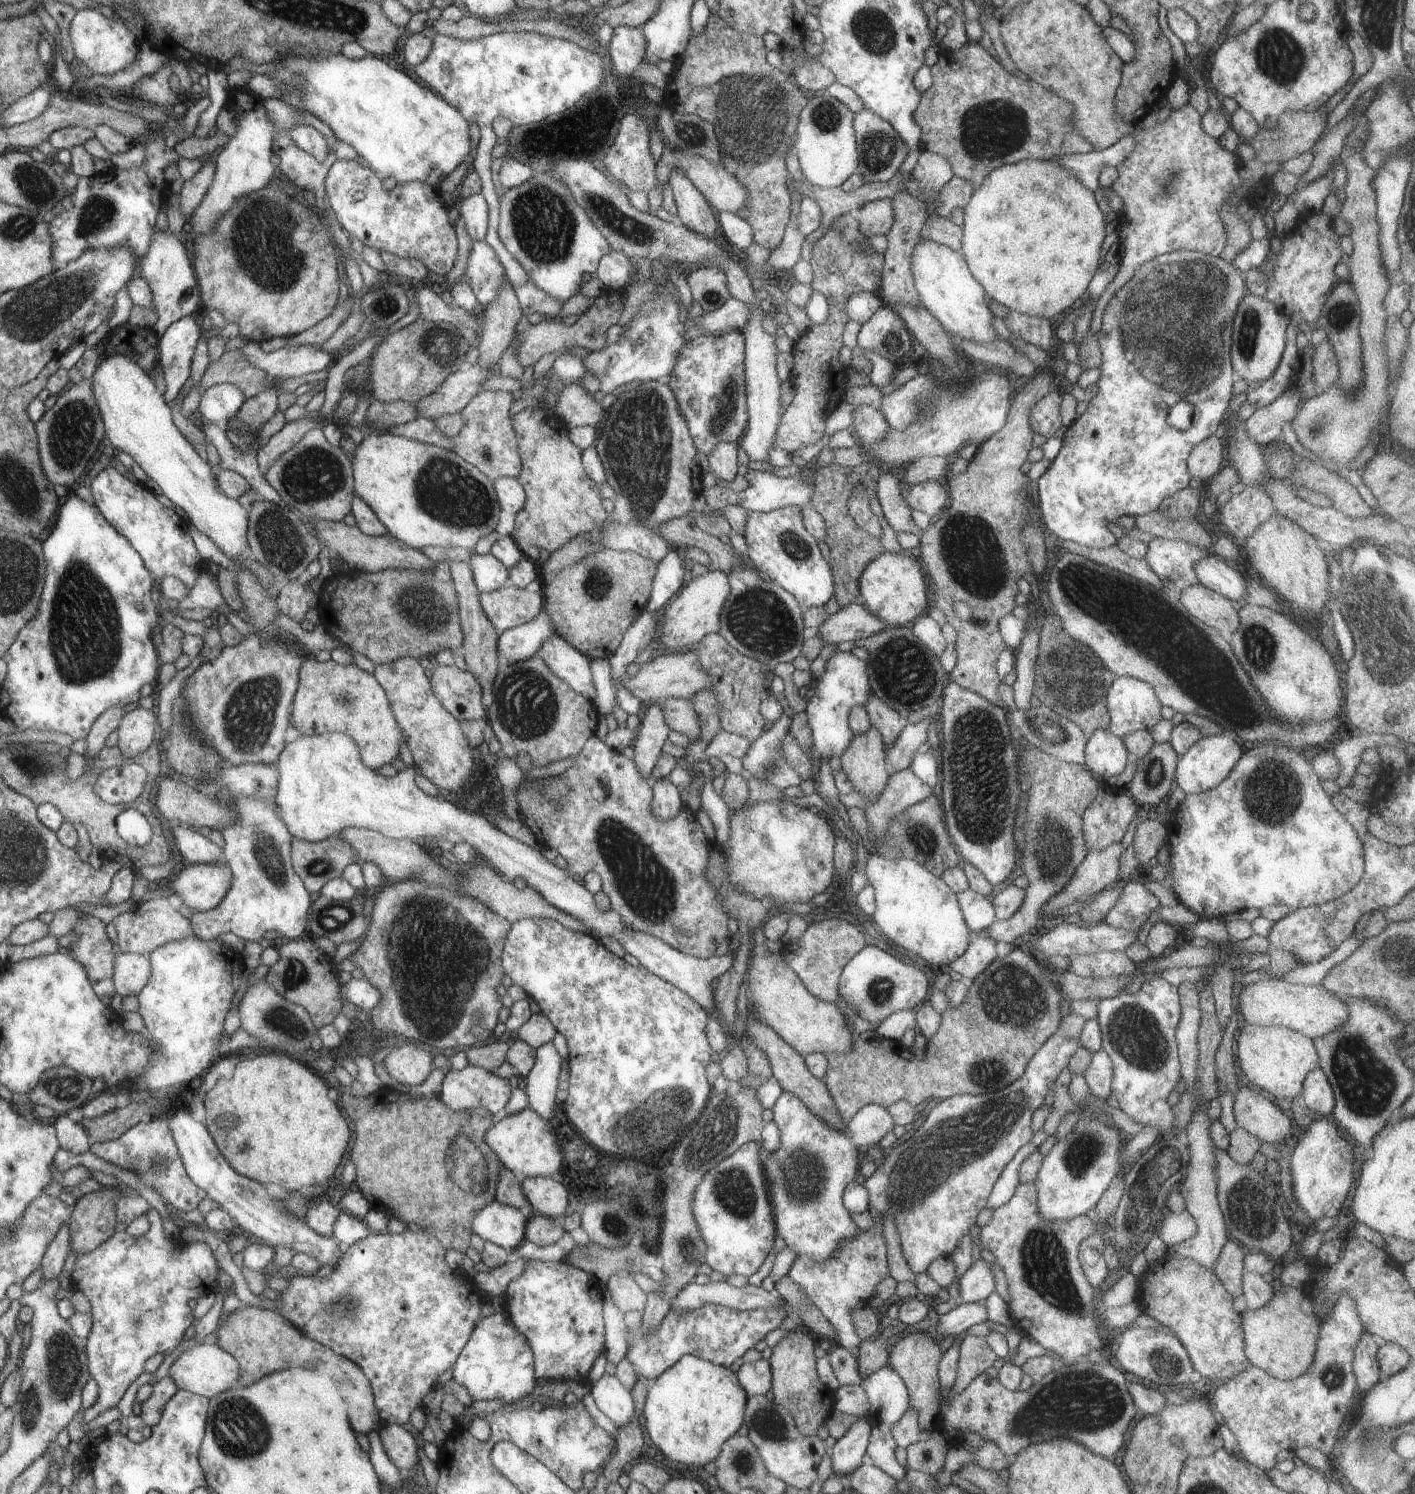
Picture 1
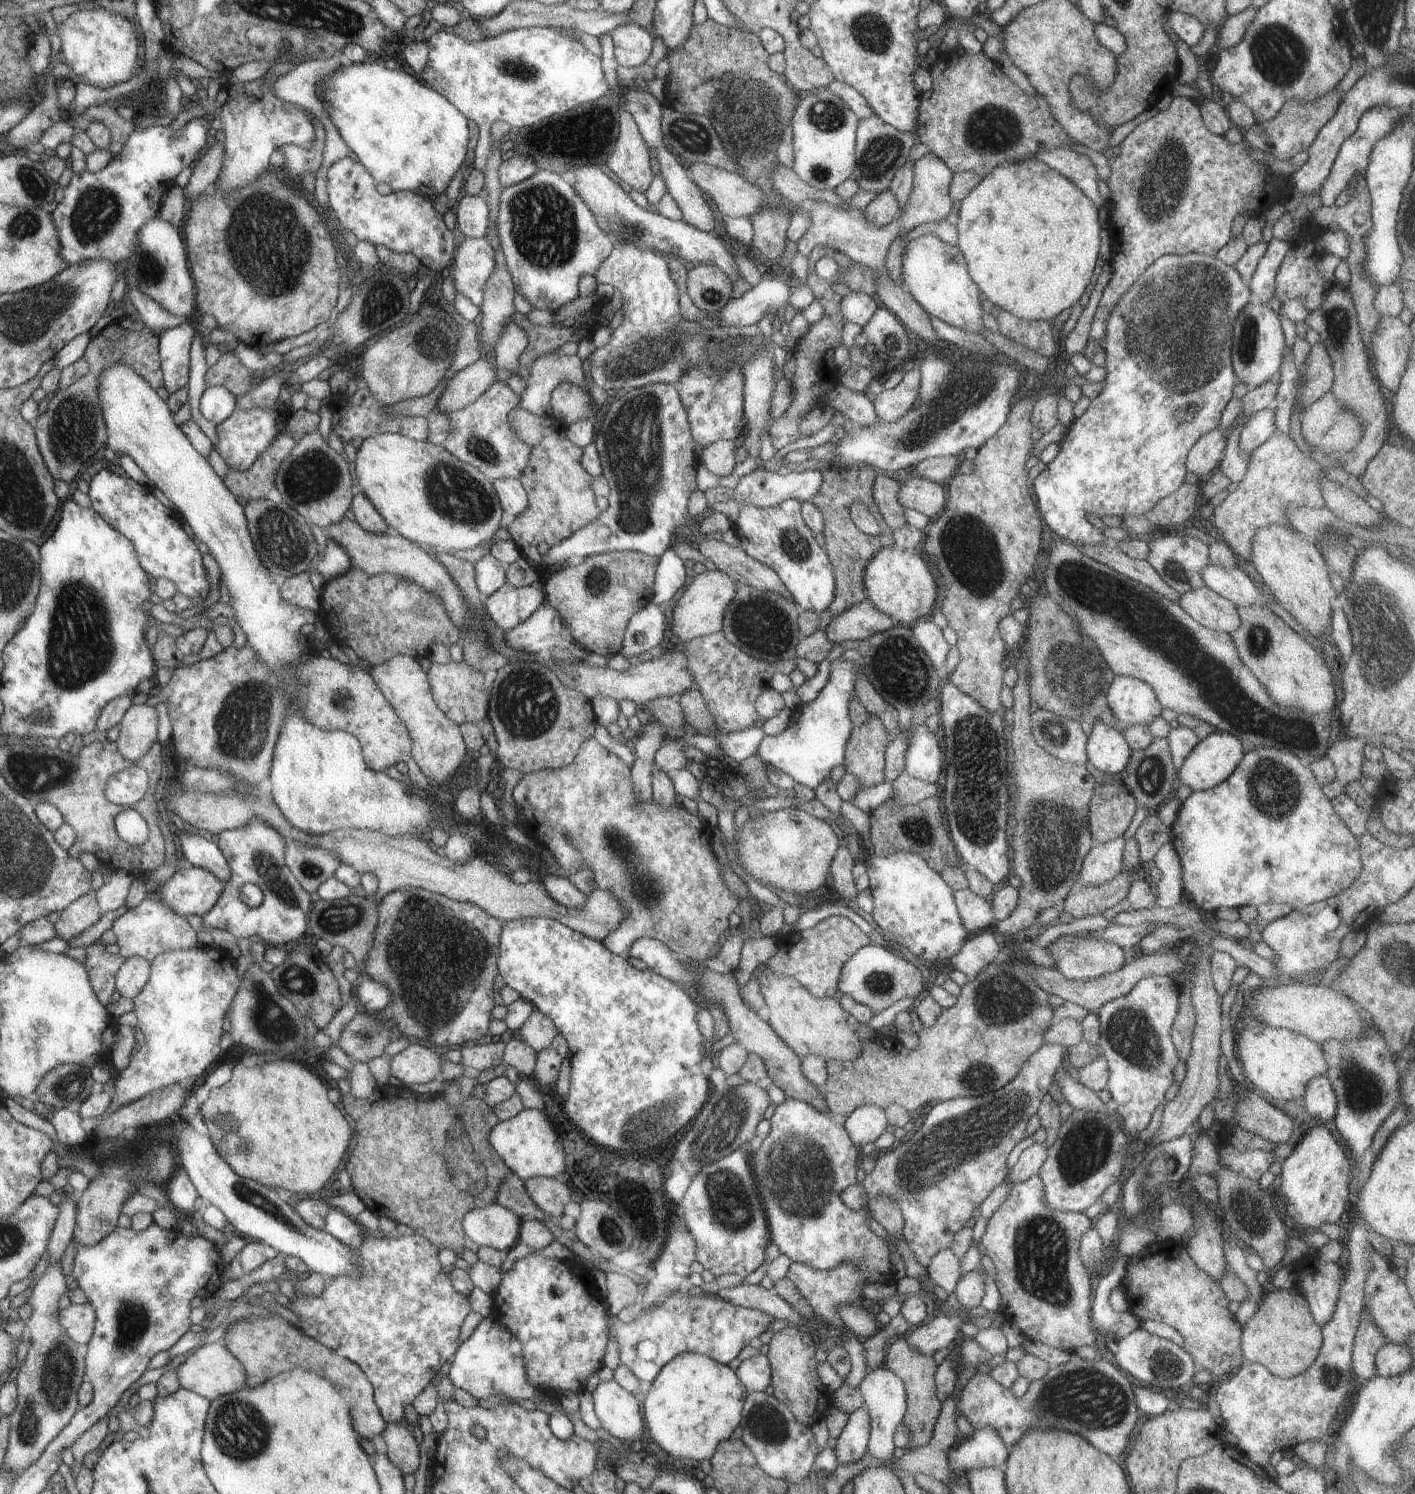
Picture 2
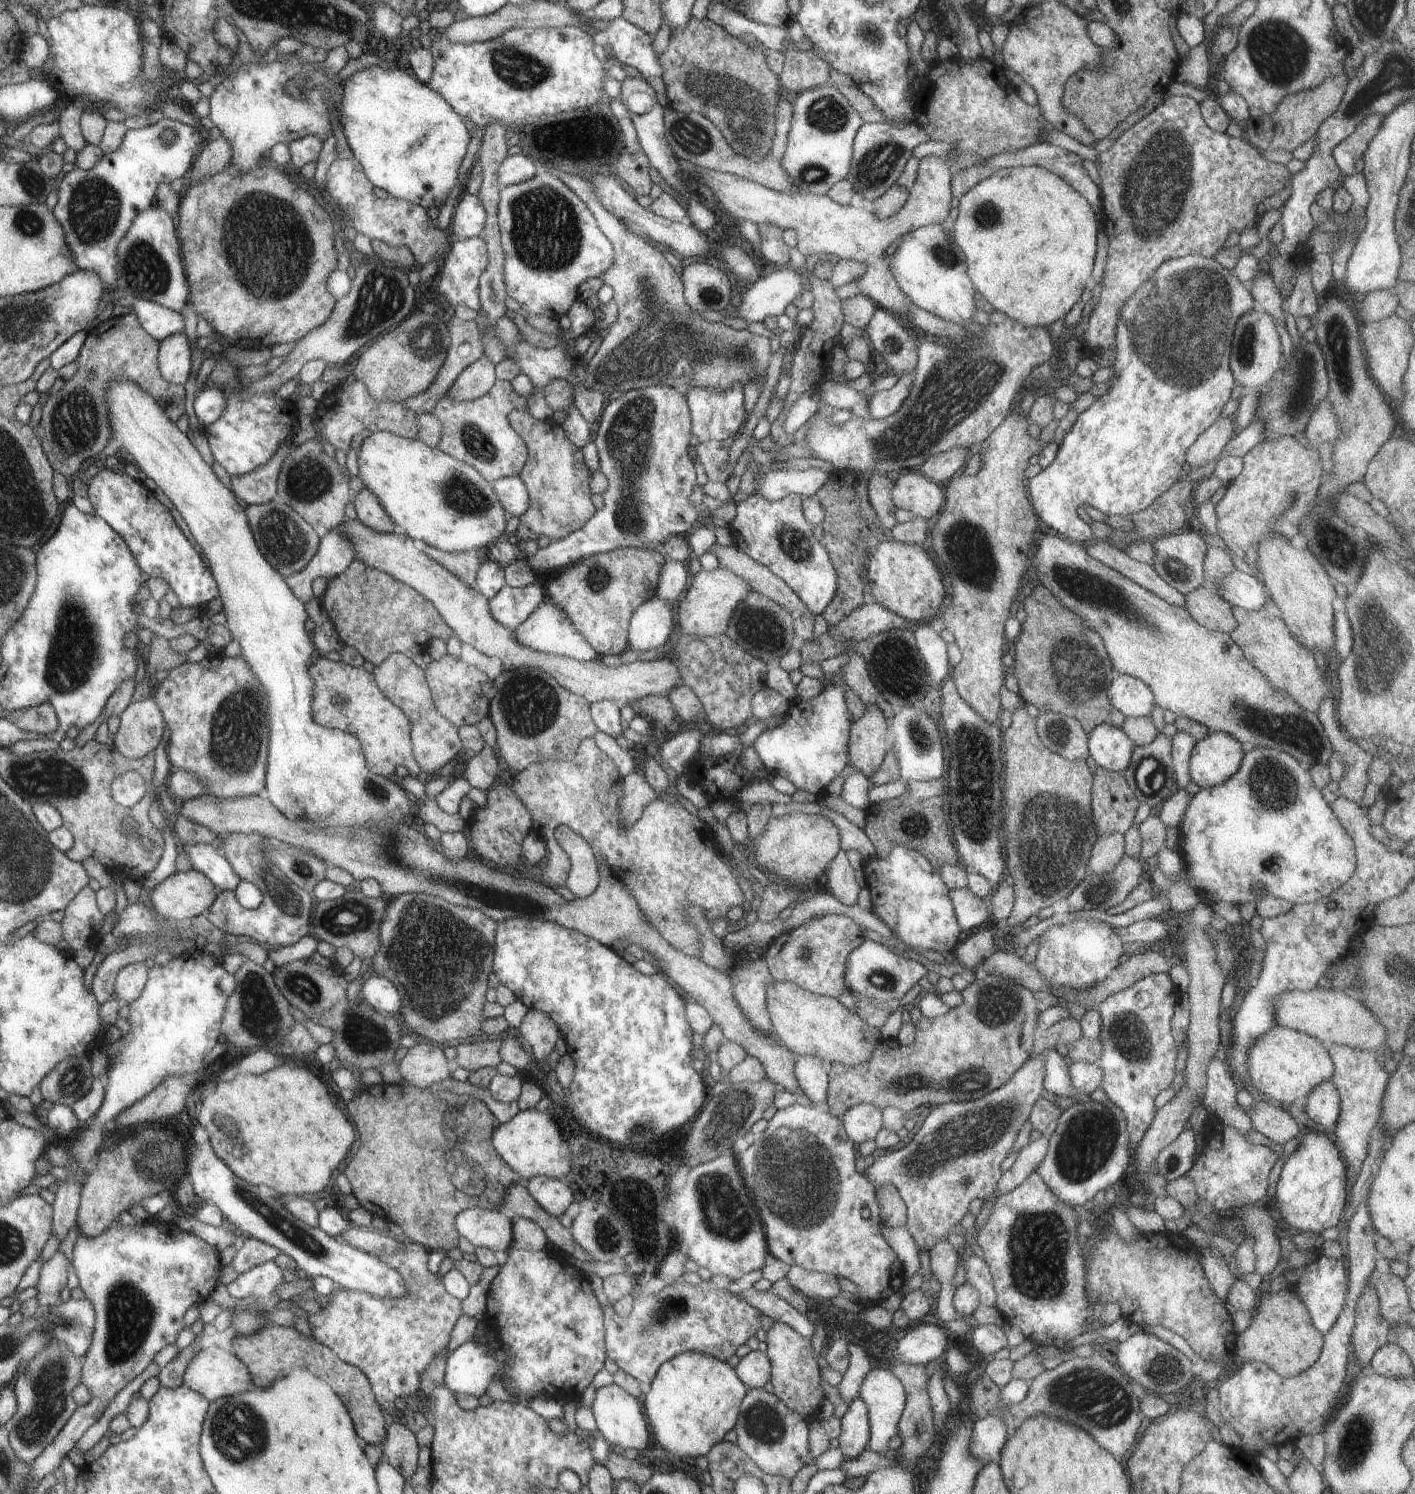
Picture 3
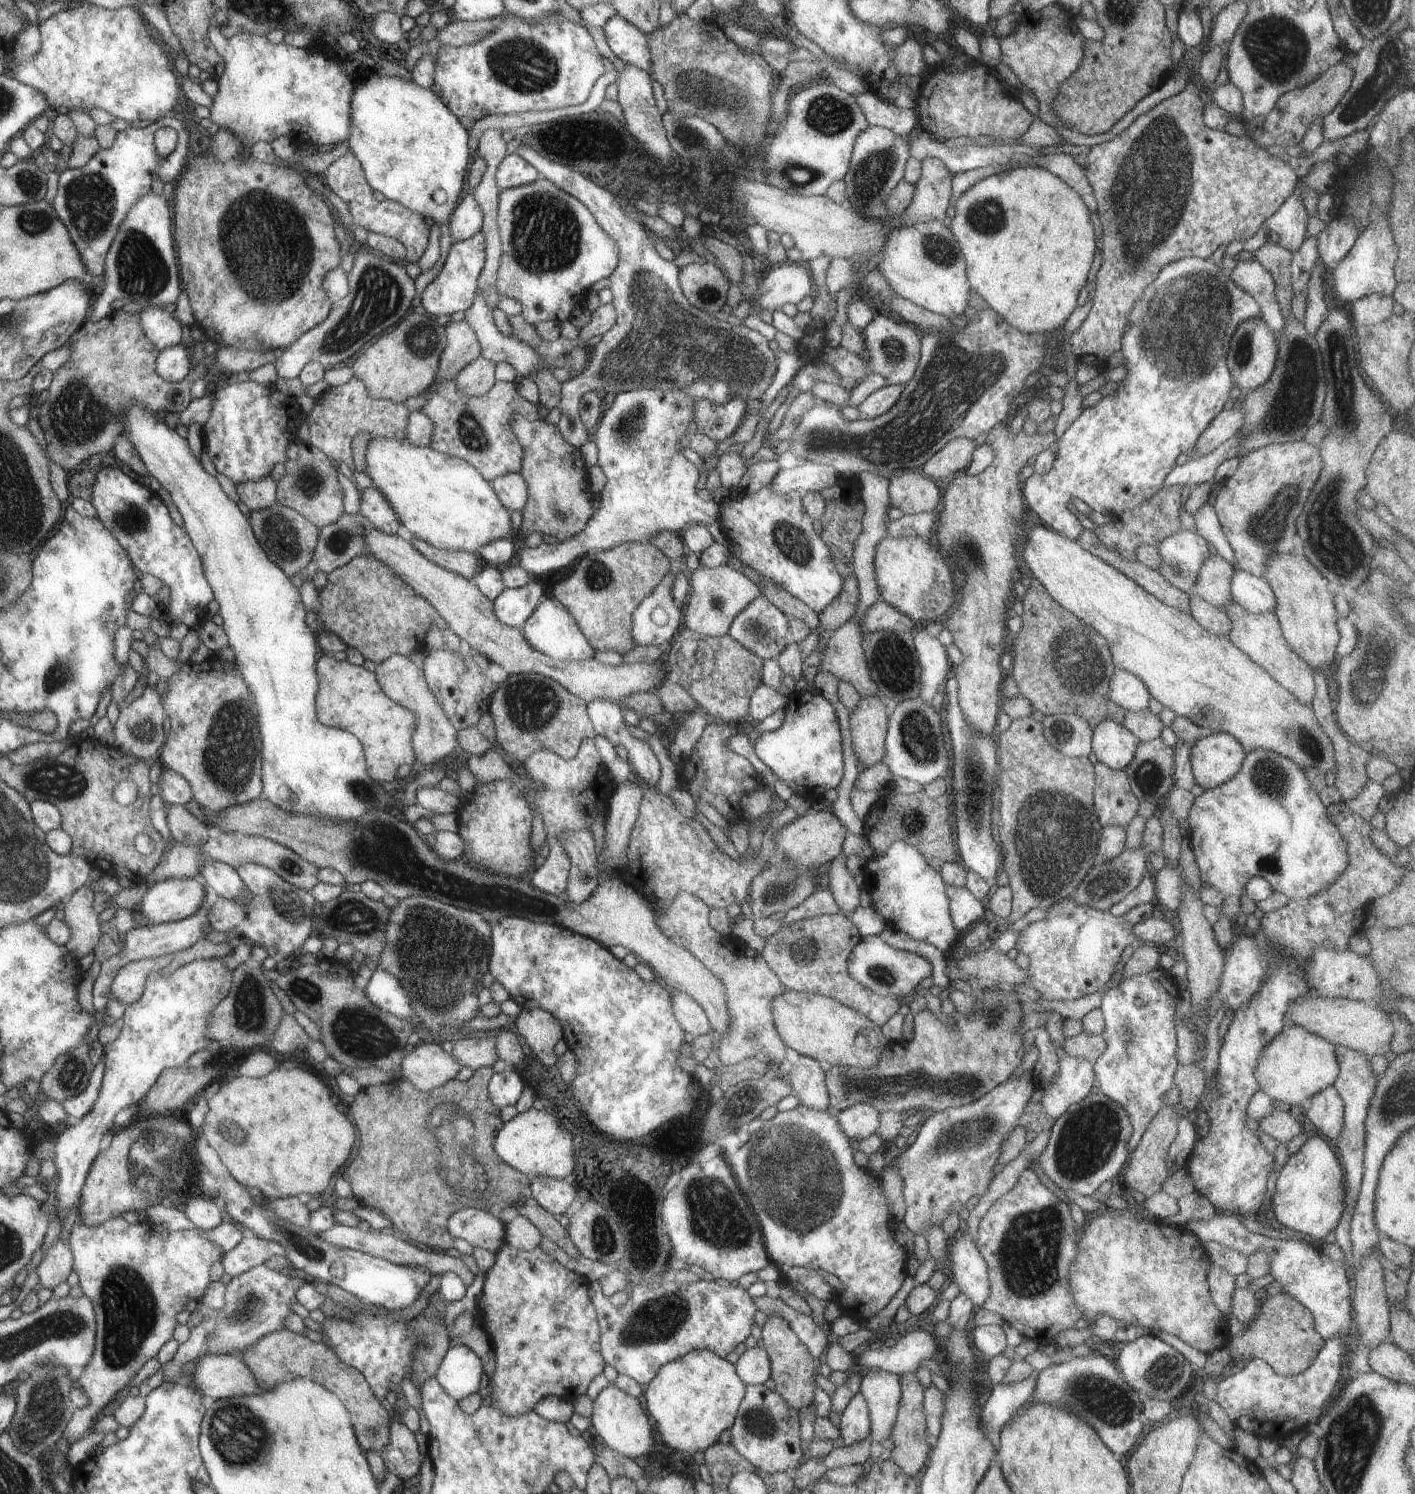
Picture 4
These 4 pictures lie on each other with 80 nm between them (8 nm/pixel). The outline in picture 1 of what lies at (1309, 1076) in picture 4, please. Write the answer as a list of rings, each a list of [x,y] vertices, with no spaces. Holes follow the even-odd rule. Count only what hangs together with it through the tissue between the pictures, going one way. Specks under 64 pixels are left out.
[[[1247,1024],[1240,1032],[1235,1058],[1243,1082],[1274,1101],[1299,1096],[1303,1091],[1305,1076],[1319,1066],[1319,1056],[1313,1040],[1288,1027],[1279,1026]]]

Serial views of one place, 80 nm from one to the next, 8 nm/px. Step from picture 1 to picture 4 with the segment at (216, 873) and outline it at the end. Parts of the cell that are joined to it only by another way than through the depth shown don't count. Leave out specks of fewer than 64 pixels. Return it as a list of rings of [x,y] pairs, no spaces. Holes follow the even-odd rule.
[[[170,878],[170,880],[158,881],[148,888],[137,909],[142,922],[148,926],[154,926],[189,918],[200,910],[200,906],[204,904],[204,898],[212,899],[207,895],[201,878]]]

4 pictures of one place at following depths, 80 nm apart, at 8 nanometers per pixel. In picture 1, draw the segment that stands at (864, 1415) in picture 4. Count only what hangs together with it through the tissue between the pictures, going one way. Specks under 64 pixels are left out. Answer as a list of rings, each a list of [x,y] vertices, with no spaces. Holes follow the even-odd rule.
[[[857,1417],[850,1430],[829,1450],[834,1473],[848,1478],[866,1462],[865,1454],[872,1430],[865,1417]]]

